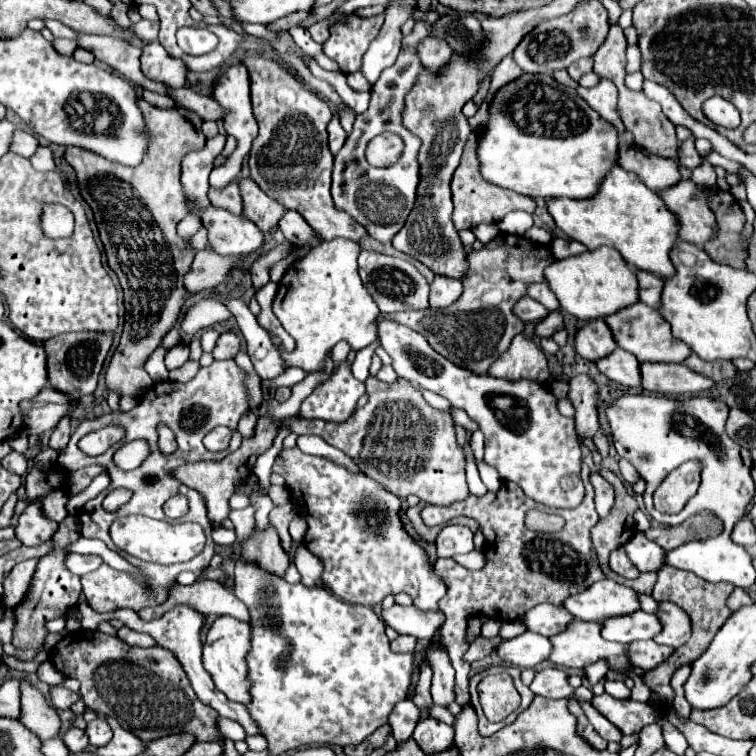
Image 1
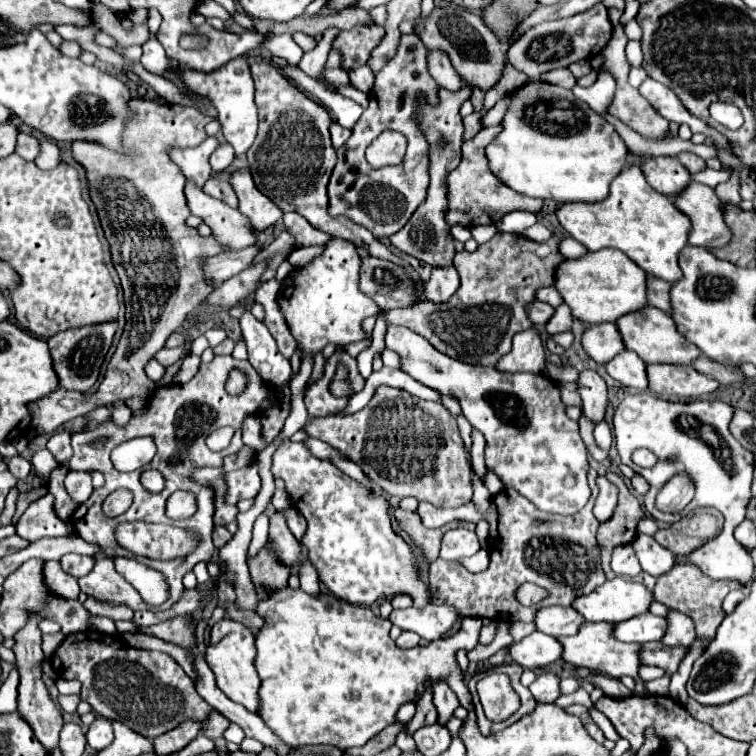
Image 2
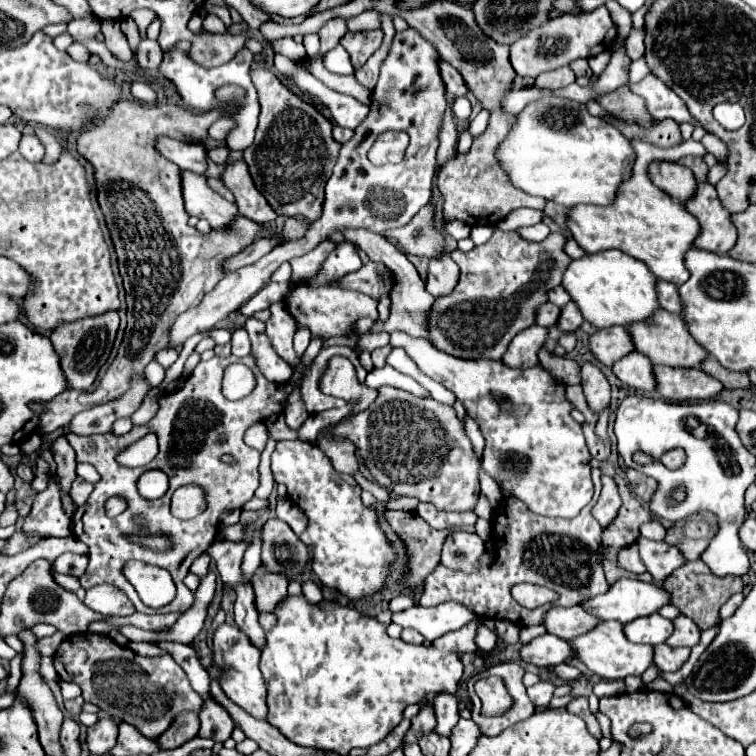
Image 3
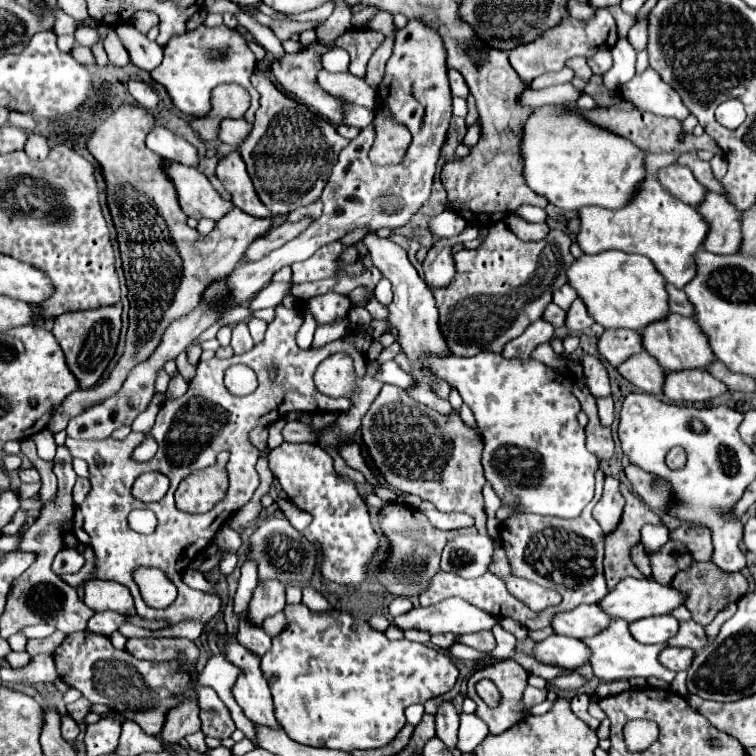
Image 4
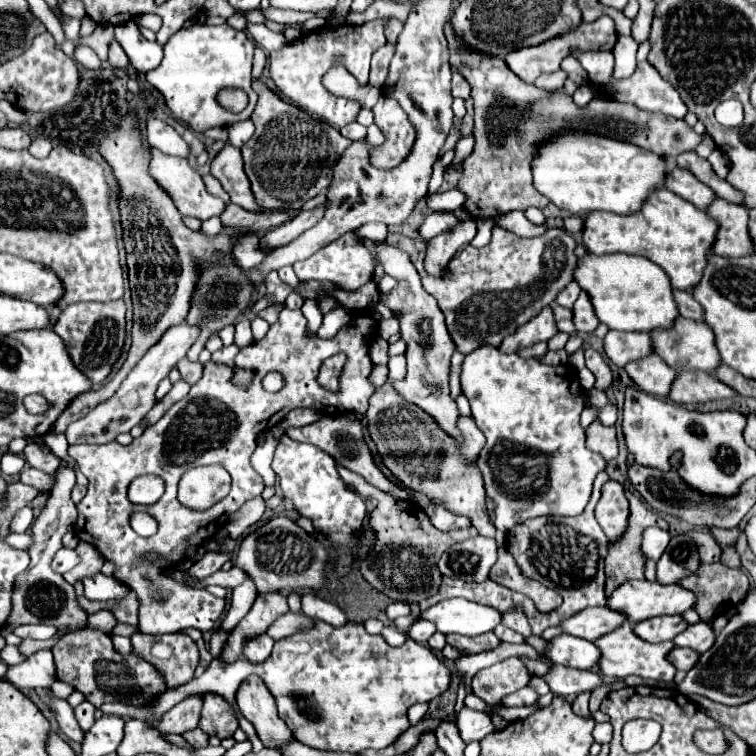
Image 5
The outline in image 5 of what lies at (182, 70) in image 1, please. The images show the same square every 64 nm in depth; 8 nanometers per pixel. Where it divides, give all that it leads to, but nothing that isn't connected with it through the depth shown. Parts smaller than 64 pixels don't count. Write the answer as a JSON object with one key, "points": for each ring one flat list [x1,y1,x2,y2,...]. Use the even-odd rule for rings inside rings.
{"points":[[136,22,116,26,116,40,124,48,130,64,138,72,148,72,162,62,162,46,148,42,136,28]]}

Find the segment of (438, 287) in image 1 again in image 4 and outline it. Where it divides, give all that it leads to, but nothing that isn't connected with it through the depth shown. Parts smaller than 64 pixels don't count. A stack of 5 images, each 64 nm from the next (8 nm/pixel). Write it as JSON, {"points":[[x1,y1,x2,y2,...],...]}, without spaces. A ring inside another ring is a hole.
{"points":[[466,224,464,232,460,232,458,236,452,238,440,238,438,242,434,242,428,250,428,256,422,264,424,268,424,278,426,282,434,288,434,286,446,286,450,284,450,280,454,278,454,262,452,262,452,250,458,244,464,244,468,240,478,238,478,228,472,224]]}

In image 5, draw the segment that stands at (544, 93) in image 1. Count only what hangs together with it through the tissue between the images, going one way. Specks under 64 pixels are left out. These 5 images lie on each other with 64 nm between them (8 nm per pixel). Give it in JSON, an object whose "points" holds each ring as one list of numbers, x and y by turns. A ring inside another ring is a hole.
{"points":[[570,132,570,136,562,134,562,140,542,144,534,156,536,190,558,208,580,216,596,210,624,216,628,212,640,212,650,194,664,184,666,174,664,158,654,152,646,152,634,144,606,140,604,136,578,136,578,132]]}

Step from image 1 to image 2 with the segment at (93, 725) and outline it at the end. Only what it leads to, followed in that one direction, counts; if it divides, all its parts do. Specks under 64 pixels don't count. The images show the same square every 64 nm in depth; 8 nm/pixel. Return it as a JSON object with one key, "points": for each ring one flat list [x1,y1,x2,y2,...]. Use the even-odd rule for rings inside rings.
{"points":[[98,716,98,718,90,724,90,730,88,730,86,738,88,738,88,744,90,744,92,750,96,750,96,752,104,750,104,748,110,746,110,742,114,740,112,722,106,720,106,718,102,718,102,716]]}

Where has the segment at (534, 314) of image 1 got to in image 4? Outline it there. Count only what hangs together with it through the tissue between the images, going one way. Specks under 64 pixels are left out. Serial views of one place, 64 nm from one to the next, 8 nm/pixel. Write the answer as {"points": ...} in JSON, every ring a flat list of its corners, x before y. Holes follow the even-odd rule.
{"points":[[554,302,548,304,544,316,546,316,546,320,550,320,550,324,554,324,556,328,562,328,564,322,566,322,566,310,562,310,560,306,556,306]]}

